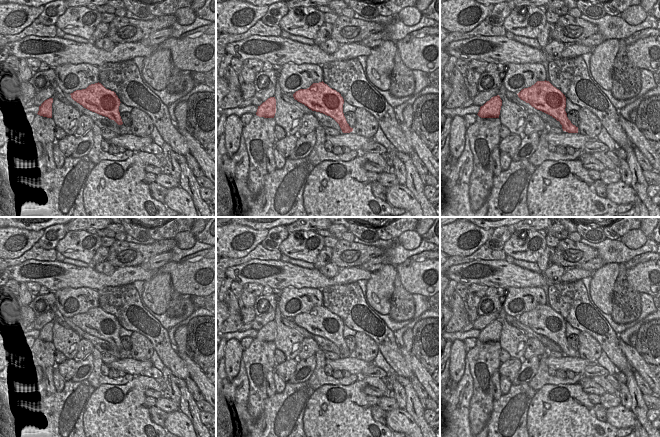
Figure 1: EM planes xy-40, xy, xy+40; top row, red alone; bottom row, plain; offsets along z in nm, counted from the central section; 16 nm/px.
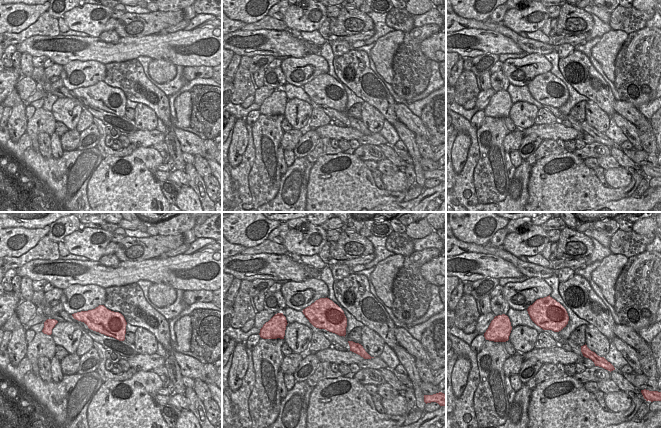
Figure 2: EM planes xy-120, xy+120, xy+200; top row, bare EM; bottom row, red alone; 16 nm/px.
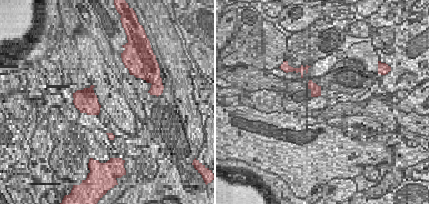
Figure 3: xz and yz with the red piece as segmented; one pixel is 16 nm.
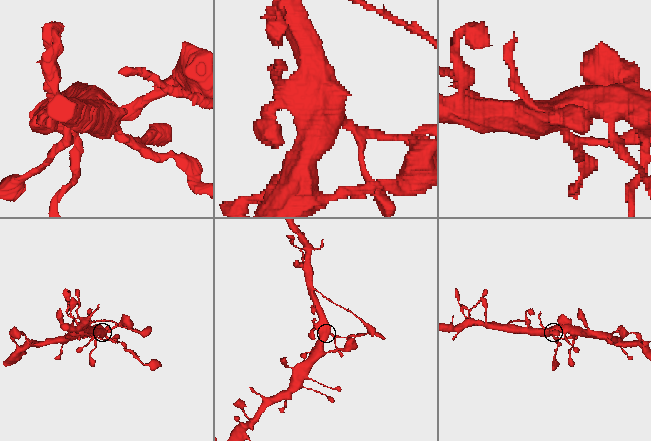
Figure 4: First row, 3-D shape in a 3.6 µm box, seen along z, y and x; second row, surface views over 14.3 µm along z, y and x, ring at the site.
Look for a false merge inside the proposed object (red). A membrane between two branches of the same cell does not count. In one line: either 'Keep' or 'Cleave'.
Cleave

